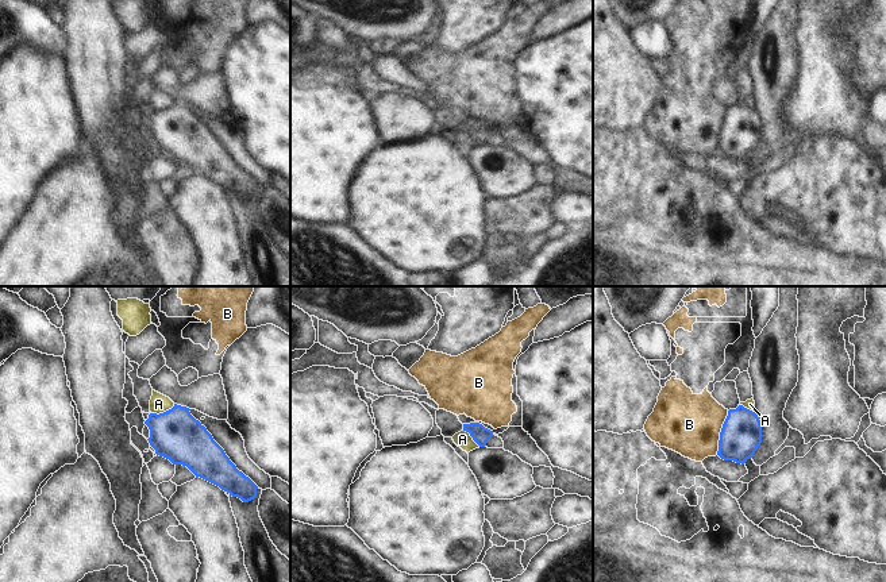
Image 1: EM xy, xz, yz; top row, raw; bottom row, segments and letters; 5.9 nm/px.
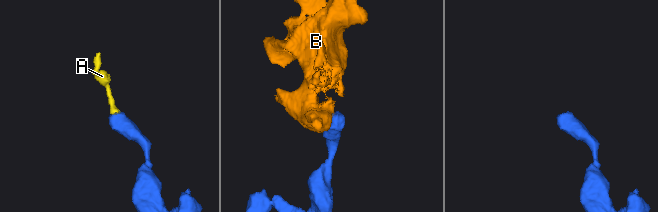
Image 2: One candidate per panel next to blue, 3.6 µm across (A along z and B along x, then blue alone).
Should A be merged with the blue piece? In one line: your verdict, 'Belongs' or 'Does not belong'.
Does not belong

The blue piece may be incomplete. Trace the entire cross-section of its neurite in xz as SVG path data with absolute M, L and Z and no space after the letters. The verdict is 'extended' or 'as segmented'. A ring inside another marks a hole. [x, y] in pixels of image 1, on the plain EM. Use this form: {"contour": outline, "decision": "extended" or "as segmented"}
{"contour": "M479 120L463 122L463 128L469 130L479 144L485 144L488 138L493 134L493 128Z", "decision": "as segmented"}

